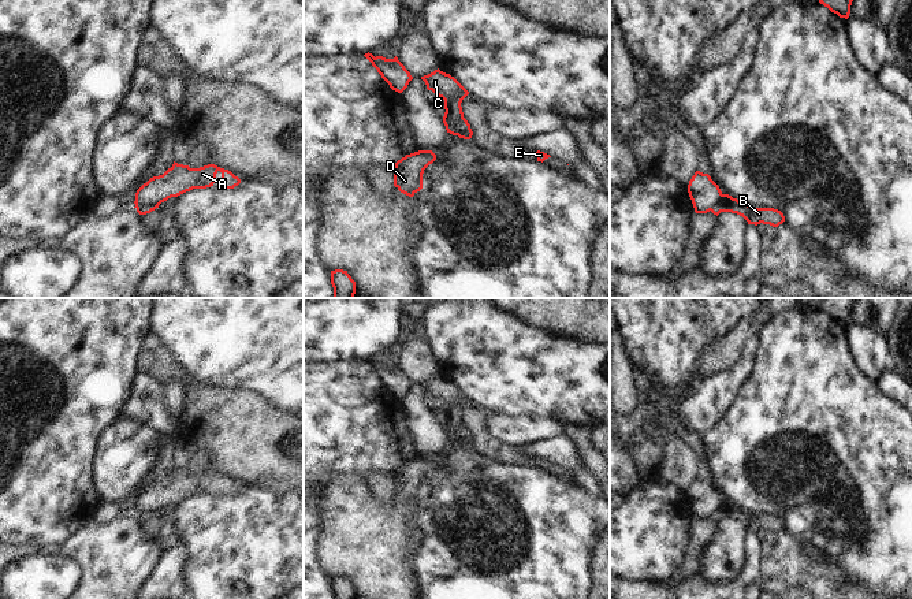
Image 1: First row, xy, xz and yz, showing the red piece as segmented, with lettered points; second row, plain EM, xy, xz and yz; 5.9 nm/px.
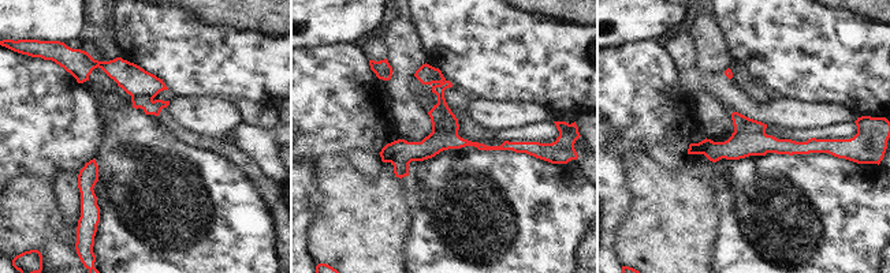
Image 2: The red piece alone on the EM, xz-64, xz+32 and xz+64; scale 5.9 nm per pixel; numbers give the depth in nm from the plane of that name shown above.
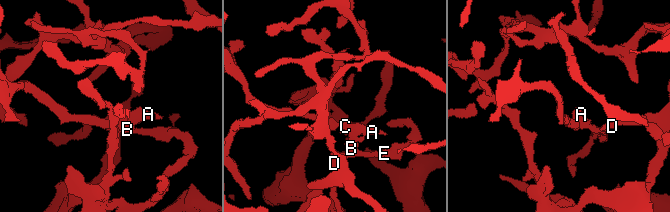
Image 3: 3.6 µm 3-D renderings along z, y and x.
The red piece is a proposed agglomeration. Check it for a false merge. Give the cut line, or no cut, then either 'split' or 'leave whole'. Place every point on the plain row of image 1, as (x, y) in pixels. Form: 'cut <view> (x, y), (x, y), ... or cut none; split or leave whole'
cut xy (156, 513), (149, 510), (137, 514); split

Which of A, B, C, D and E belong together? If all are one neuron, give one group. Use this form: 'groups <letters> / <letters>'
groups A C / B D E

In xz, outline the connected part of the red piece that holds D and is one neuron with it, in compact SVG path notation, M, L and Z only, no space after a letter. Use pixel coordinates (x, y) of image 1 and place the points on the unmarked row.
M418 457L406 461L395 469L394 492L403 501L413 503L423 495L424 476L436 466L432 457Z

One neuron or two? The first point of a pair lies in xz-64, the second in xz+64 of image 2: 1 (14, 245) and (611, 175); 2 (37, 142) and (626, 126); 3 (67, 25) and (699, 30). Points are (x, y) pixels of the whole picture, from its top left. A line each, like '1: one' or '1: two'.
1: two
2: one
3: two

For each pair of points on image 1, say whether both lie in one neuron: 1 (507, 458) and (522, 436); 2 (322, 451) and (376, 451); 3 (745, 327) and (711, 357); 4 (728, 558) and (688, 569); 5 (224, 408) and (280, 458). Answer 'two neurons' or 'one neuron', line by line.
1: two neurons
2: one neuron
3: one neuron
4: two neurons
5: one neuron

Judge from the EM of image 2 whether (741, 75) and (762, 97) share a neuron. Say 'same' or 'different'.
same

